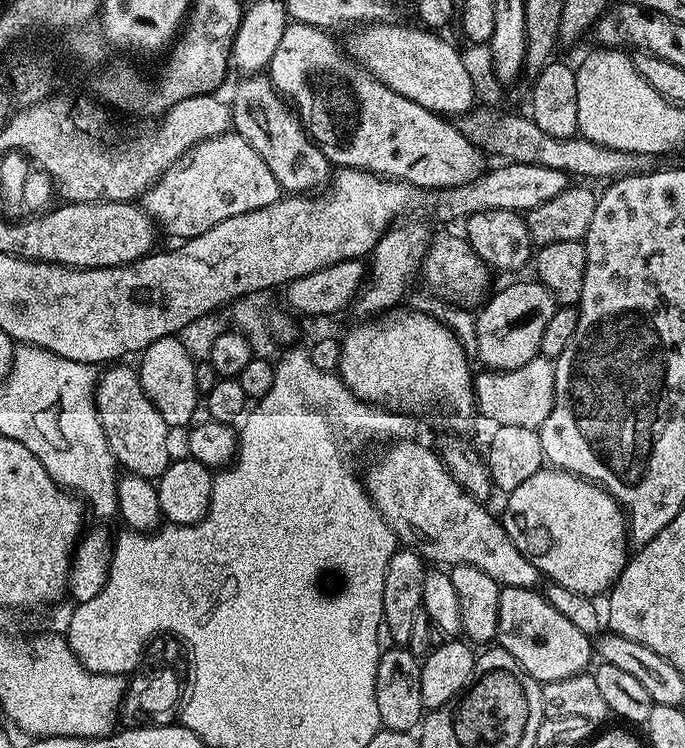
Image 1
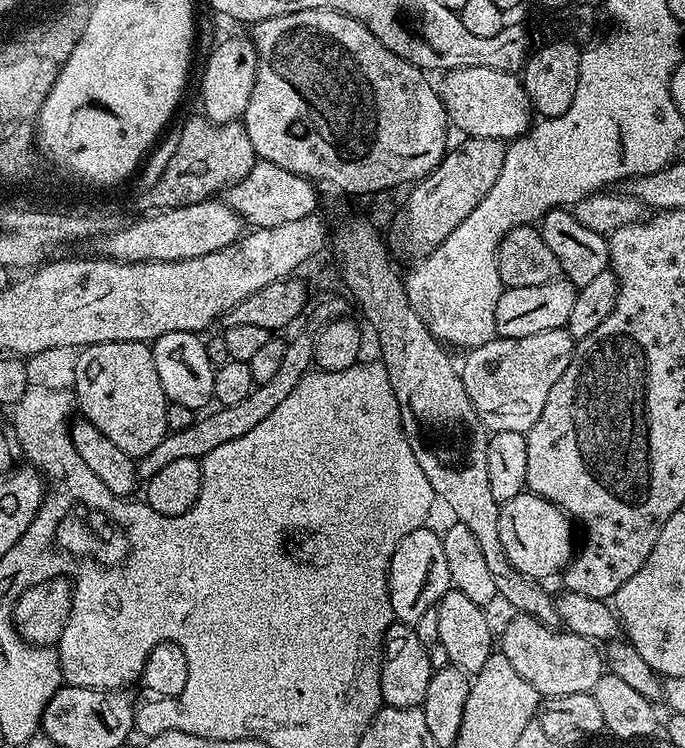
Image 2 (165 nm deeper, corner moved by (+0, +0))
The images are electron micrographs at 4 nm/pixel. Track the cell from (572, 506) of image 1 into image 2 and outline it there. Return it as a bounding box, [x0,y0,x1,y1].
[500,490,574,581]

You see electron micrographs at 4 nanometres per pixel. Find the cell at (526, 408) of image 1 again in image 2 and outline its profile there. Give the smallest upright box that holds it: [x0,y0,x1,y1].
[458,327,574,433]

